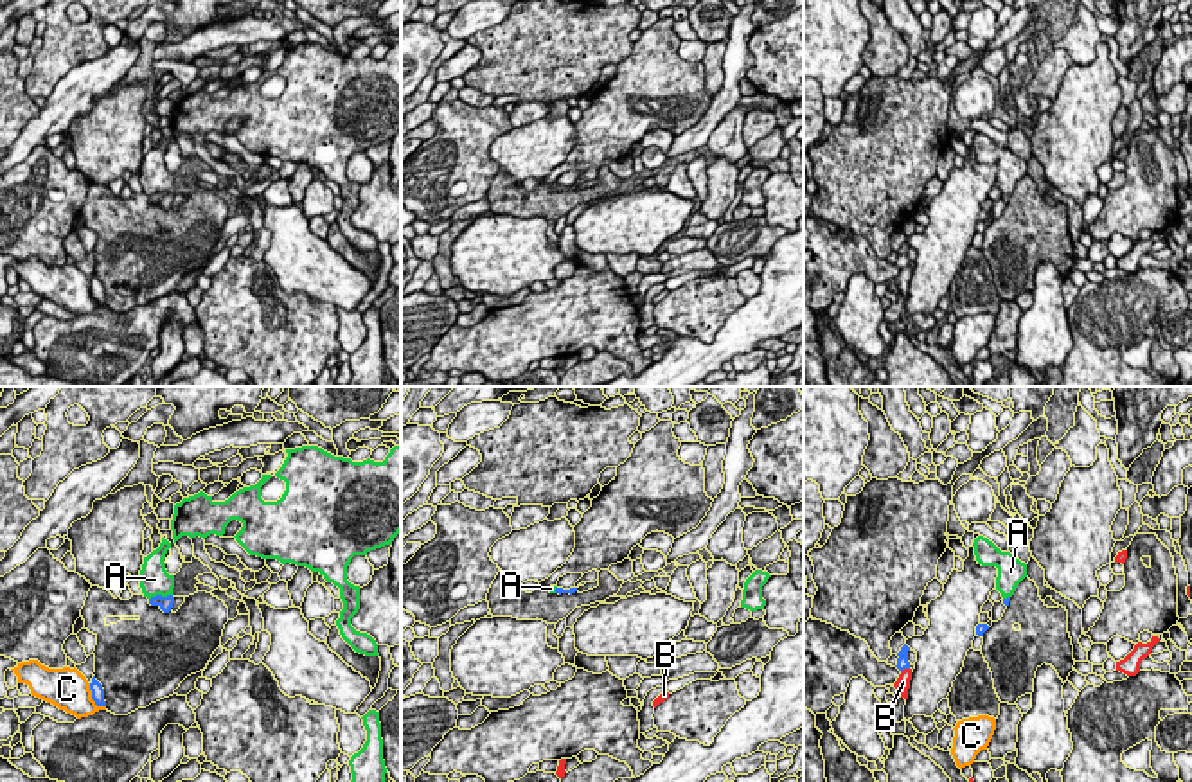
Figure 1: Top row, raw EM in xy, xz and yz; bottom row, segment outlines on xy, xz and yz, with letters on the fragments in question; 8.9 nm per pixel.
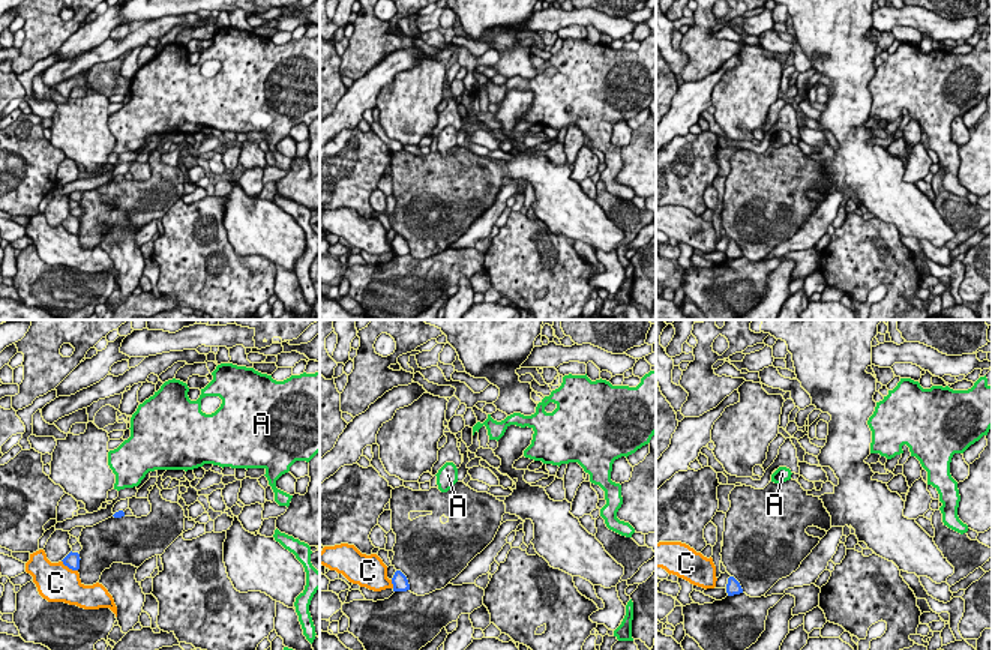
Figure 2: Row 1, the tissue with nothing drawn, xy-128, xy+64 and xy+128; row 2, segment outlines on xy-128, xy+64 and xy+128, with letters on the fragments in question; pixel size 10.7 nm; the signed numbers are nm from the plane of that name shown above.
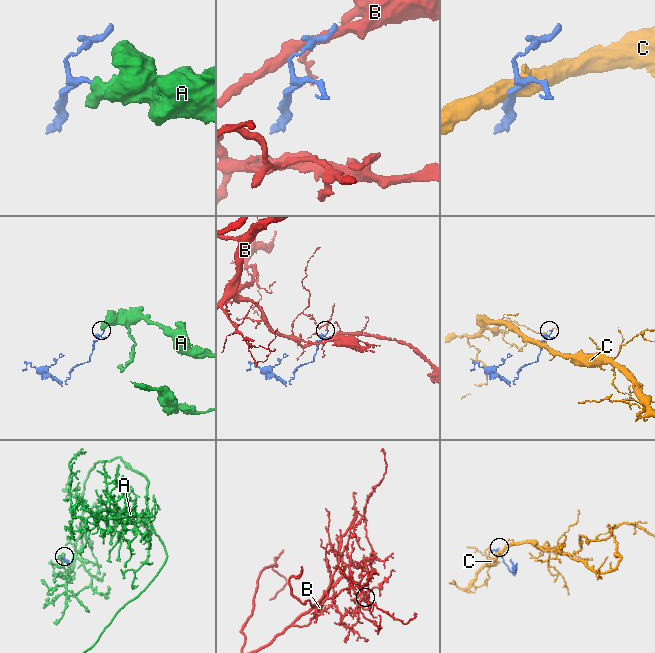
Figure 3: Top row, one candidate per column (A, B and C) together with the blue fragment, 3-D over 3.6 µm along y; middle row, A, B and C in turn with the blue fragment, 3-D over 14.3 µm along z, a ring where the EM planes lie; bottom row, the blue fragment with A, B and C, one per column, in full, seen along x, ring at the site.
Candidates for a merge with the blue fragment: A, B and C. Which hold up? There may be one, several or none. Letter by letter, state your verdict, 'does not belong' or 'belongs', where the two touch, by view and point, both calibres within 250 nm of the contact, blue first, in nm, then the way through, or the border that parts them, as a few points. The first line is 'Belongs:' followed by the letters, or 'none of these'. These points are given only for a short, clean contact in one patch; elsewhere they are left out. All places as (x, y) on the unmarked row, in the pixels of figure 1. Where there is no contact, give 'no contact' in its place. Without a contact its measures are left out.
Belongs: none of these
A: does not belong; contact xy (160, 193); calibres 130 and 260 nm; border xy (171, 191), (150, 196)
B: does not belong; contact yz (905, 265); calibres 100 and 130 nm; border yz (908, 265), (901, 268)
C: does not belong; contact xy (92, 295); calibres 130 and 380 nm

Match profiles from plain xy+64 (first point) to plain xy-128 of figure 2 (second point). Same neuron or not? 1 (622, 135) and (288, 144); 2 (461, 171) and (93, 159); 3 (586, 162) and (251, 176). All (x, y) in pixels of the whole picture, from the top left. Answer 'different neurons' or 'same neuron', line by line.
1: same neuron
2: different neurons
3: different neurons

